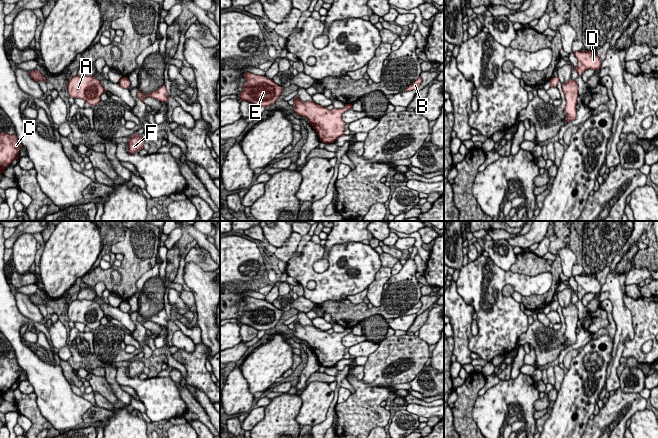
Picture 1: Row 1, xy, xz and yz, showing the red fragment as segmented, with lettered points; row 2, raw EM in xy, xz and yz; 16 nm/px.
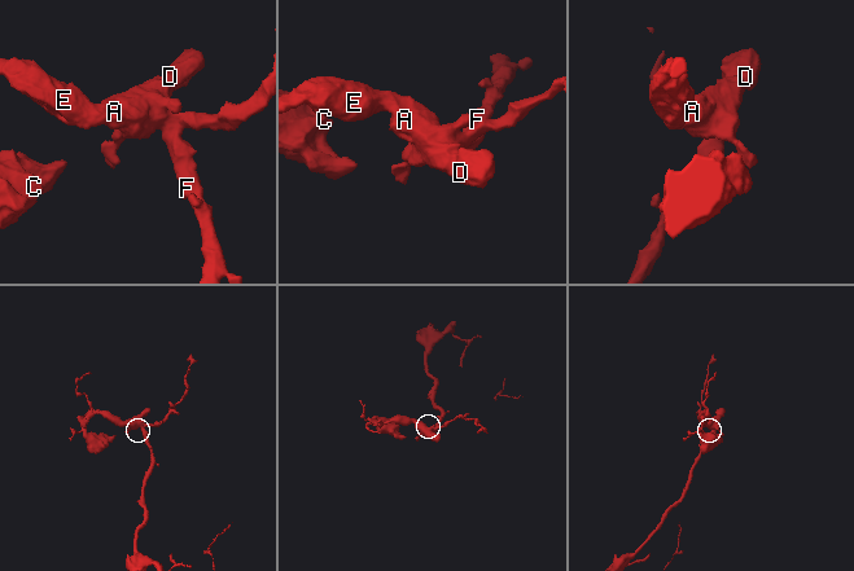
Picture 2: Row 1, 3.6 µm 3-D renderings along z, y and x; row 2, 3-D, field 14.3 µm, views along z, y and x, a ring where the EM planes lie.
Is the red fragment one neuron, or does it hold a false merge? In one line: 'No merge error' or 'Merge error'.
No merge error

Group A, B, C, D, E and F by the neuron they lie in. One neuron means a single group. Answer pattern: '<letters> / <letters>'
A B C D E F

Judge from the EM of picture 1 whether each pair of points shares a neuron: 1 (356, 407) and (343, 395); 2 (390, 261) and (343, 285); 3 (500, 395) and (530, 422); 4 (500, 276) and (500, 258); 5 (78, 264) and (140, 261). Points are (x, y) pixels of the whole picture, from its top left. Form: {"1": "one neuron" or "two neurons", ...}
{"1": "two neurons", "2": "two neurons", "3": "one neuron", "4": "two neurons", "5": "two neurons"}

